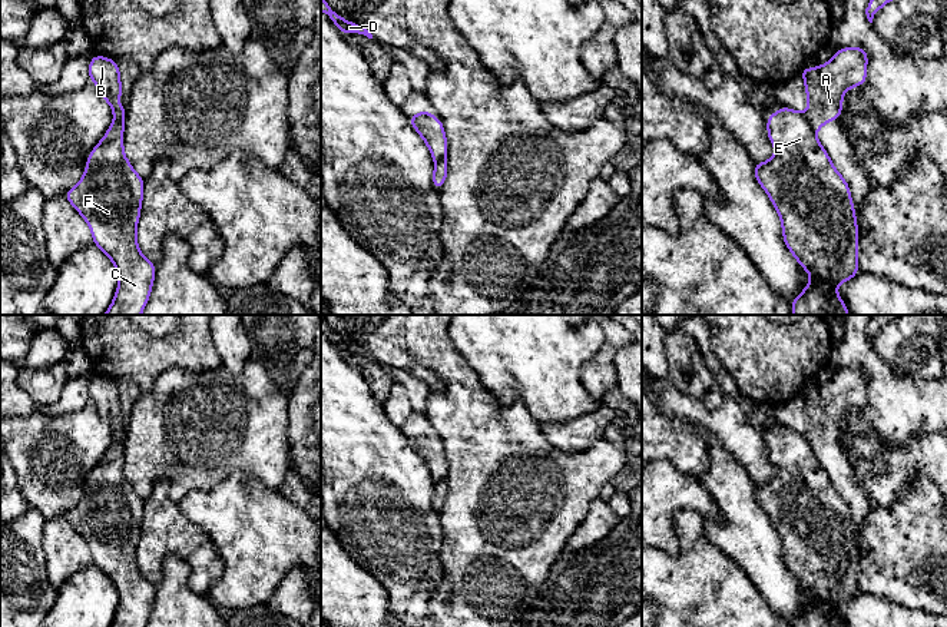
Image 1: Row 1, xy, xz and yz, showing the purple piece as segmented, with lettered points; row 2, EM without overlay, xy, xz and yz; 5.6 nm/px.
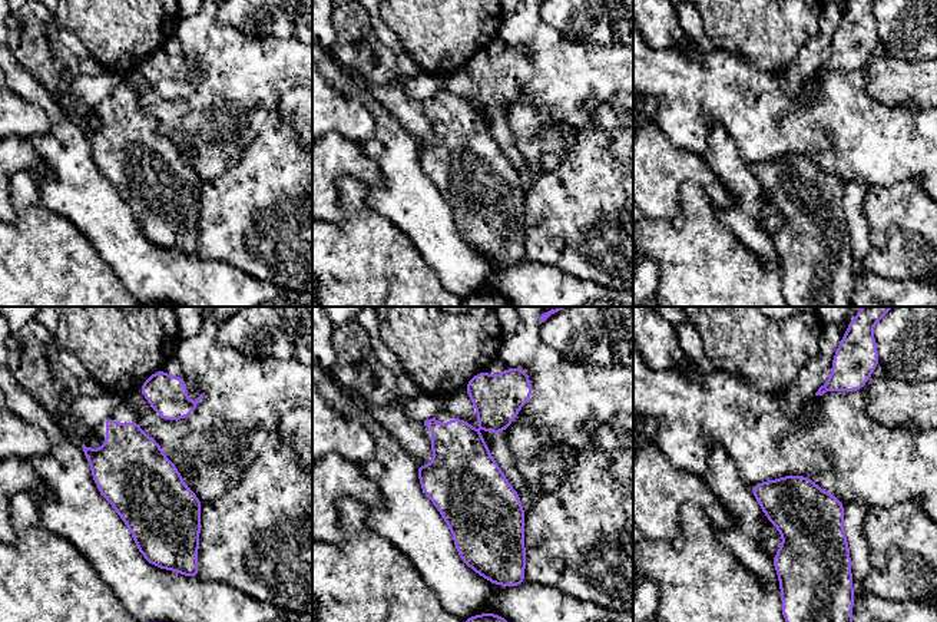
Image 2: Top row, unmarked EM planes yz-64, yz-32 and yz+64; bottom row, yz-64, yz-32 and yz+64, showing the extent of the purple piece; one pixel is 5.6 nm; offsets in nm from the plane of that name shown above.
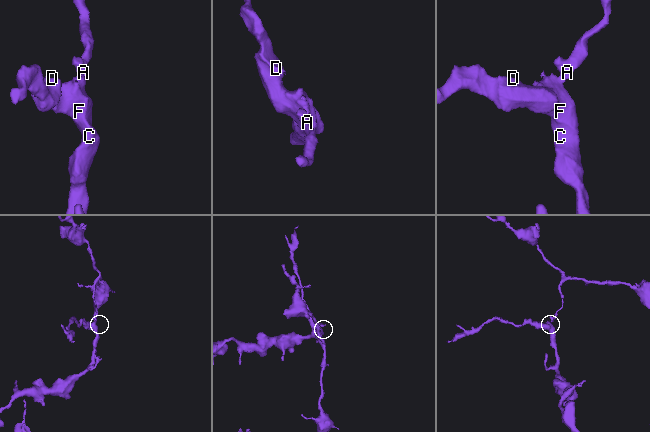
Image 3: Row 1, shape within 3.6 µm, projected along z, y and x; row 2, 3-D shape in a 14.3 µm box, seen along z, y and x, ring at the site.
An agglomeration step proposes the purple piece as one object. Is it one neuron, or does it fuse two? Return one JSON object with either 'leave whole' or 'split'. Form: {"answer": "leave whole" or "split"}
{"answer": "split"}

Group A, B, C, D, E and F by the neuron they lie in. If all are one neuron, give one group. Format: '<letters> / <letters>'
A B / C D E F

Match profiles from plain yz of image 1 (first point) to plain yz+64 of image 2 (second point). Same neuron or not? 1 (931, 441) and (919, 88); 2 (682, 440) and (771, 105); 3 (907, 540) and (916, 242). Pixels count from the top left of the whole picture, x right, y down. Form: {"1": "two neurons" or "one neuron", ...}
{"1": "two neurons", "2": "one neuron", "3": "one neuron"}

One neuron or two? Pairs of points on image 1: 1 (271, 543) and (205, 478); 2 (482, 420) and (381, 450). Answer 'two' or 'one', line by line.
1: two
2: two

